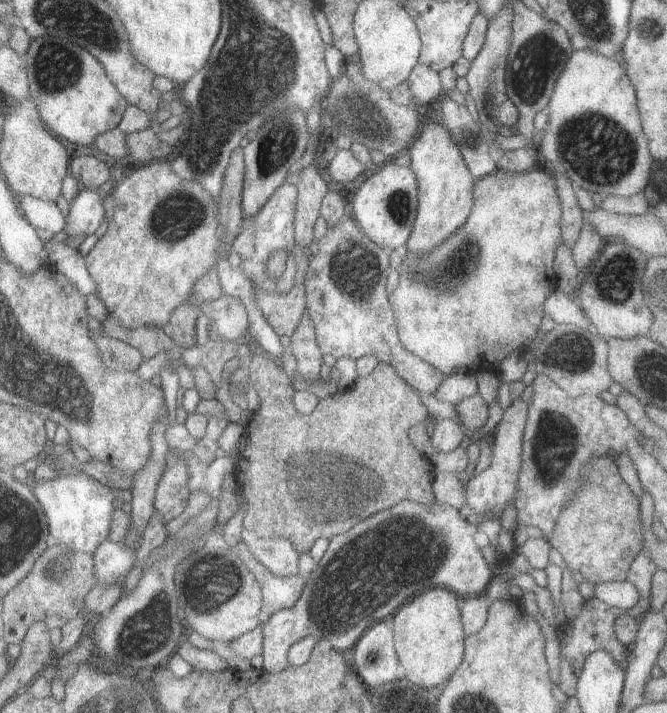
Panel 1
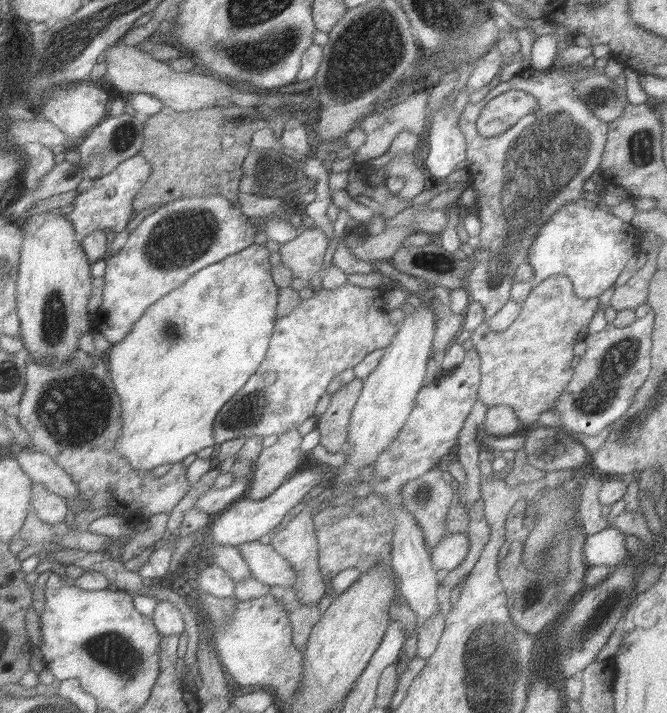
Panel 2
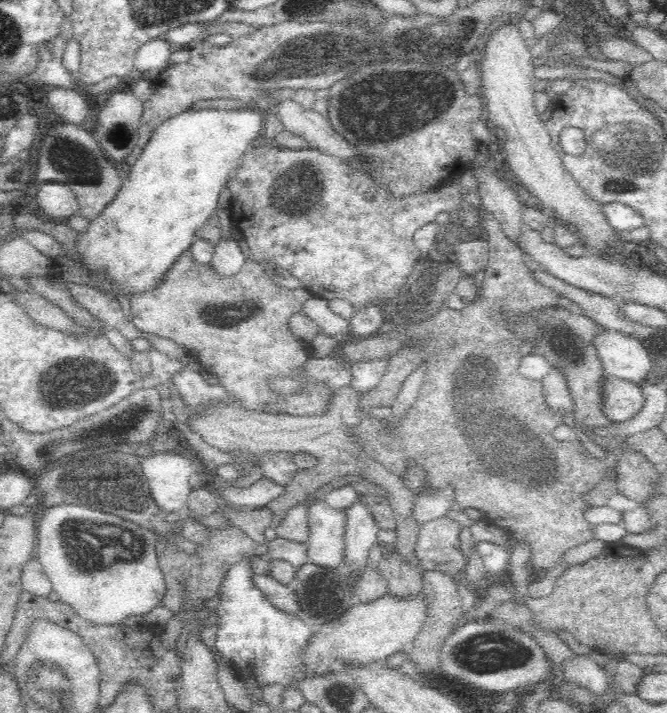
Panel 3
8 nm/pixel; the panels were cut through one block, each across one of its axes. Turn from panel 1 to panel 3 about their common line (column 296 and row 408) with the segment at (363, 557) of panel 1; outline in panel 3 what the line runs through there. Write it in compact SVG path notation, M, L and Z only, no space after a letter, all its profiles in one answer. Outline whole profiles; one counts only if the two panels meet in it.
M608 380L608 400L606 400L606 414L614 422L628 422L642 412L646 402L644 390L622 382L622 380Z

